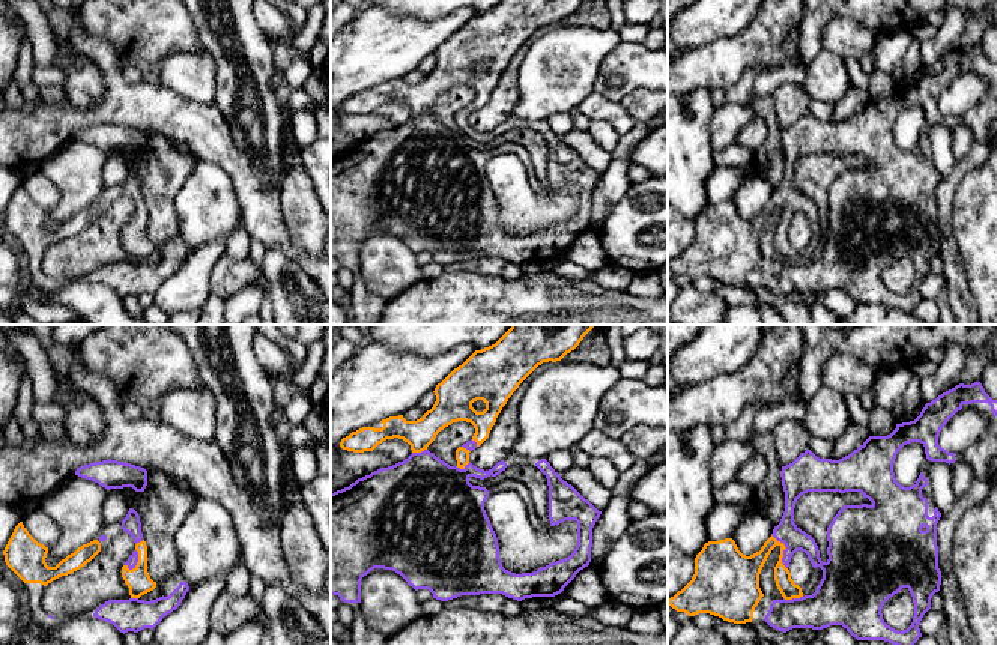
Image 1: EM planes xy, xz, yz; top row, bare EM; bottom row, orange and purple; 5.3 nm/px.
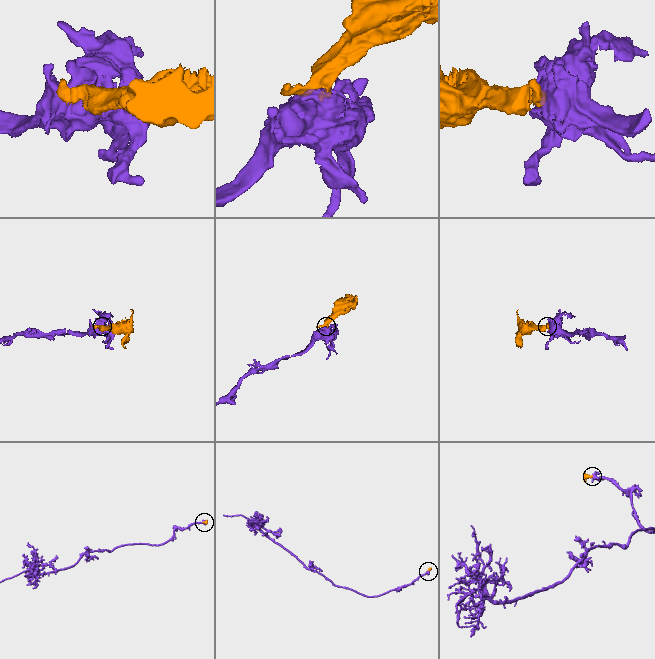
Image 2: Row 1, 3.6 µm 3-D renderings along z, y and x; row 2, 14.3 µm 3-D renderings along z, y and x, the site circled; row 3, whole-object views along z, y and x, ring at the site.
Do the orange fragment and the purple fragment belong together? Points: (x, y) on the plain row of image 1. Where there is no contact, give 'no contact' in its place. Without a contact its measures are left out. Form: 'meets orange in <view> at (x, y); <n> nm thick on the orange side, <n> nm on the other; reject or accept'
meets orange in yz at (784, 212); 180 nm thick on the orange side, 120 nm on the other; accept

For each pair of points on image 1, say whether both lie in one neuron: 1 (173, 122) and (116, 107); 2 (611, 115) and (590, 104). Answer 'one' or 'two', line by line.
1: one
2: one

